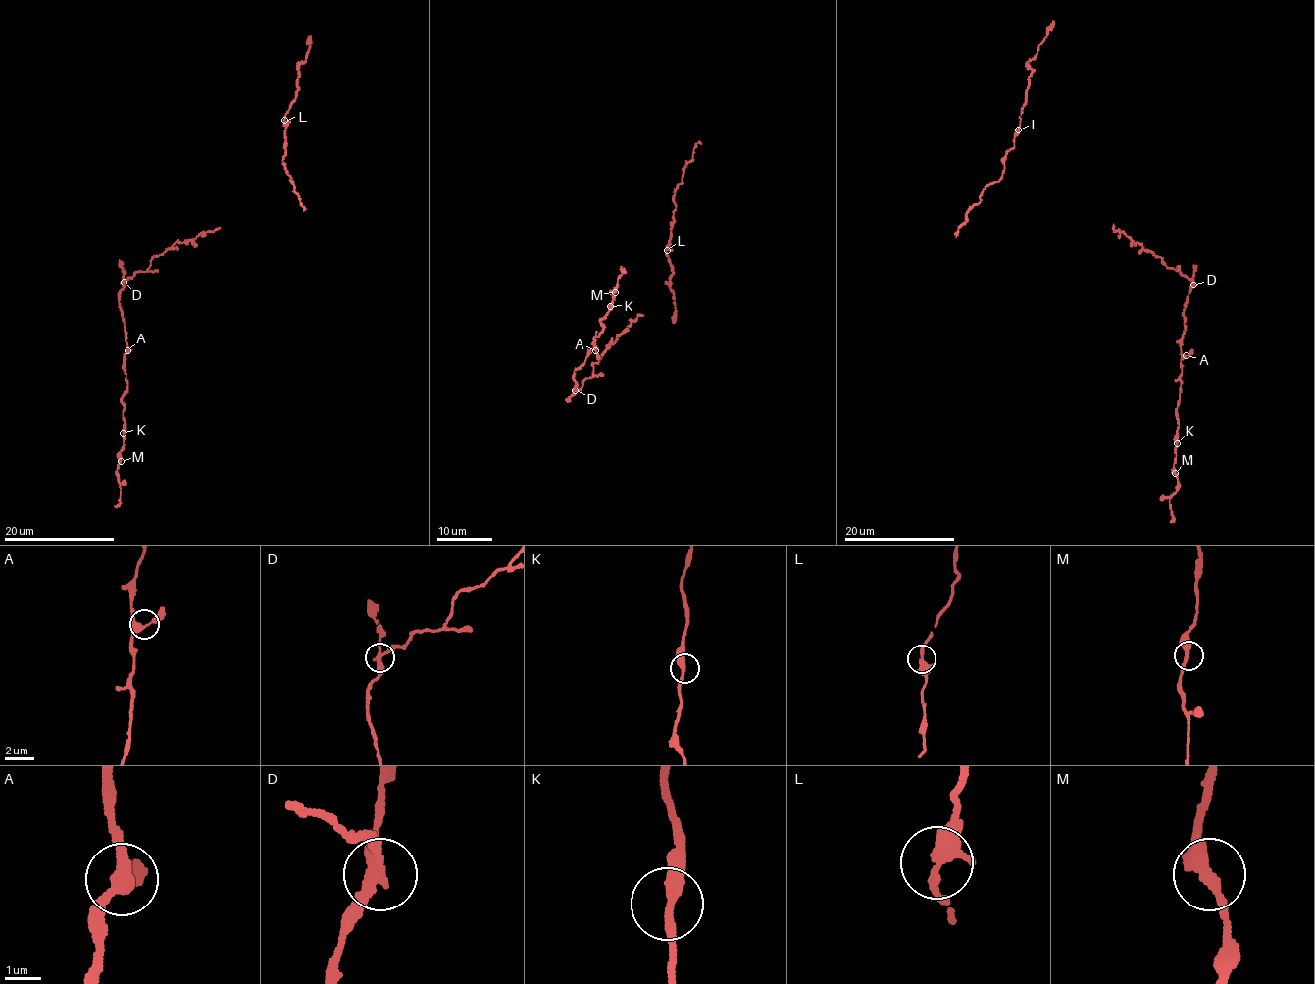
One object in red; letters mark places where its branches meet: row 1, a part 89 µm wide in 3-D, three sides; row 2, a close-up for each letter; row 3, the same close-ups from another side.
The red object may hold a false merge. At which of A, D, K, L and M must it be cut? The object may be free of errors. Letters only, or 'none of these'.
D

